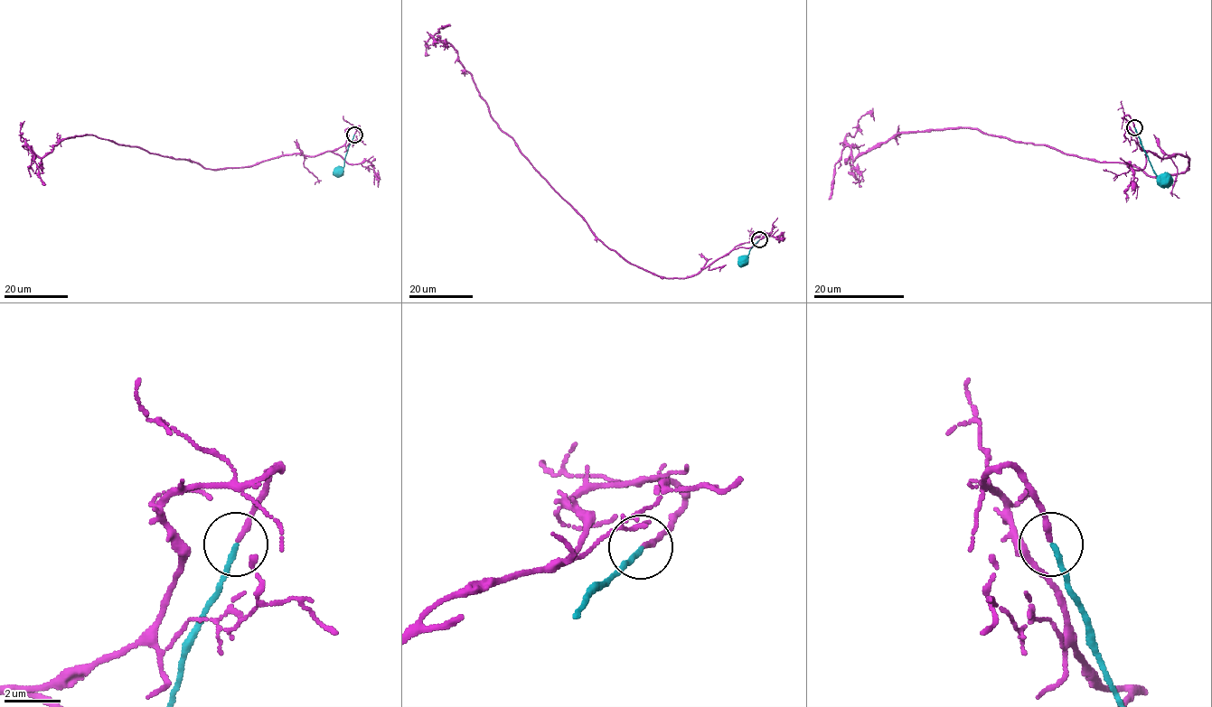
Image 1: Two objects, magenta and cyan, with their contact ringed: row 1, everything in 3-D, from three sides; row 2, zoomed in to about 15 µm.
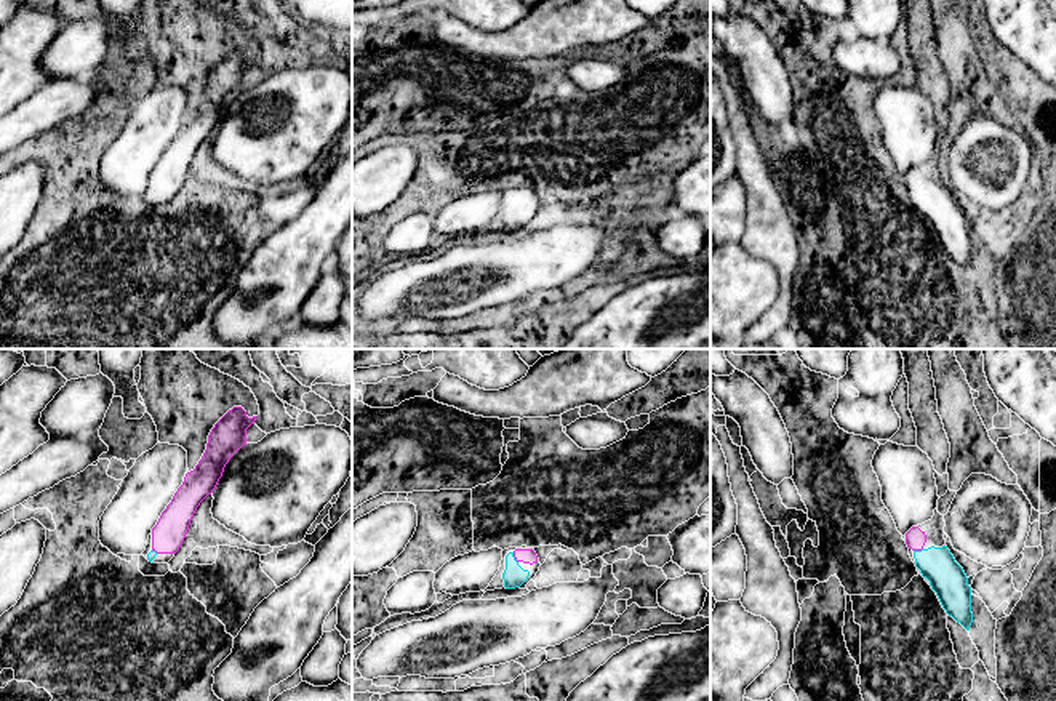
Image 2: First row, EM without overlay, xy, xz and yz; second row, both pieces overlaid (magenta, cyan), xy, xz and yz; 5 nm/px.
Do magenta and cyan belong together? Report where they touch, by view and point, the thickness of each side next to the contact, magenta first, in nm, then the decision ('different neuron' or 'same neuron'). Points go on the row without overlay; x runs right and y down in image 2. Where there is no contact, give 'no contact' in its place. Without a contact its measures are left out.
xz (514, 197) | 80/110 nm | same neuron

